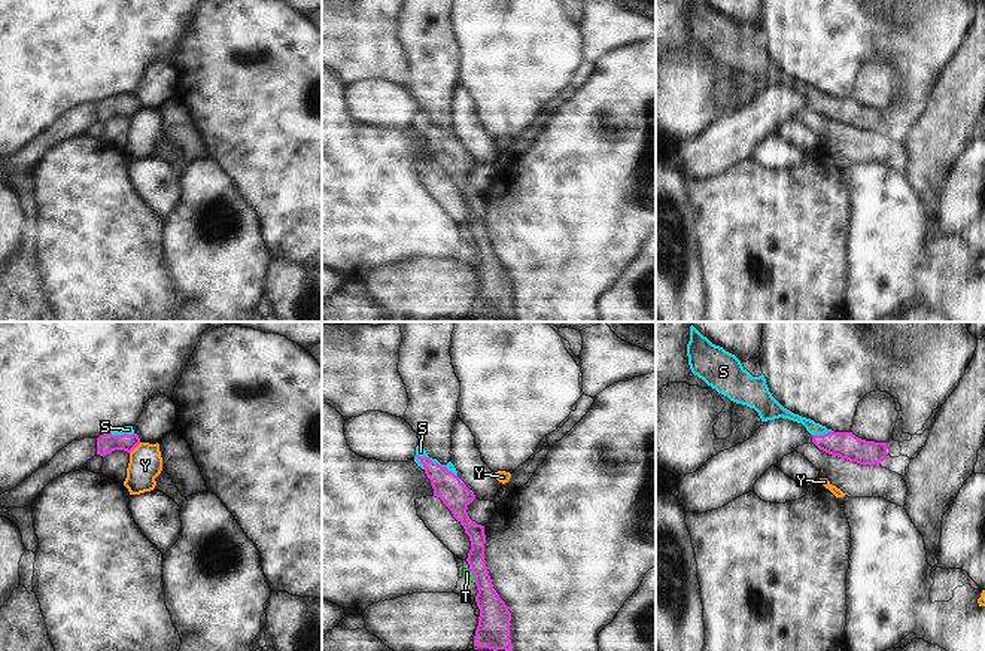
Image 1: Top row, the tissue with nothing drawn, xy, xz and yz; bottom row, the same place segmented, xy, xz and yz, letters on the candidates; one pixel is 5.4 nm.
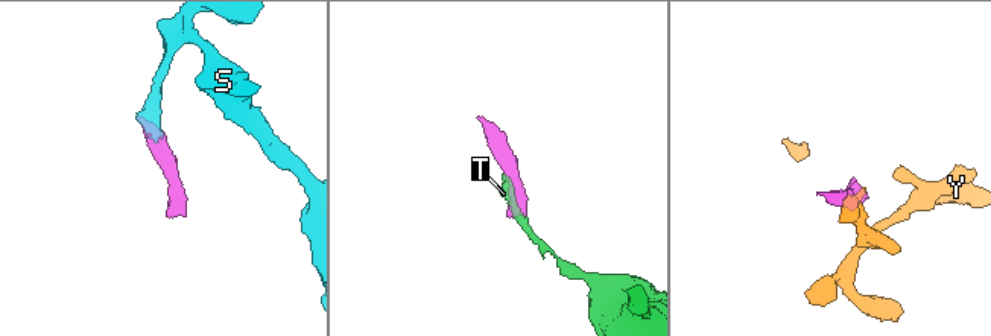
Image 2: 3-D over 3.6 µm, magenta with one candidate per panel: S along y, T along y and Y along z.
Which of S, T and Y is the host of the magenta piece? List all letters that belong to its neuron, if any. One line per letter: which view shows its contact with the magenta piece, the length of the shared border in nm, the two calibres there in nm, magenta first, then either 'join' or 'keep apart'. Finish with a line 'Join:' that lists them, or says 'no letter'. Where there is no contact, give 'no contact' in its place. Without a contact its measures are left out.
S: xz | 260 nm | 160/50 nm | join
T: xz | 90 nm | 160/50 nm | keep apart
Y: xy | 90 nm | 110/180 nm | keep apart
Join: S

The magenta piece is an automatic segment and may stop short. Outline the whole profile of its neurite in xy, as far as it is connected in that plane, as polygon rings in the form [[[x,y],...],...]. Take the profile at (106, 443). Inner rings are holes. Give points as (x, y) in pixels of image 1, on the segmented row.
[[[133,426],[110,429],[97,438],[97,454],[106,456],[115,450],[131,453],[140,444]]]

